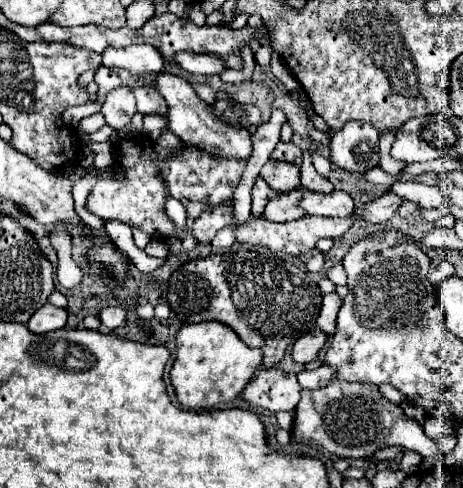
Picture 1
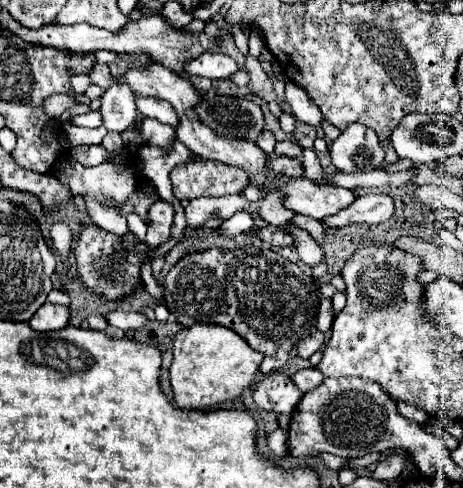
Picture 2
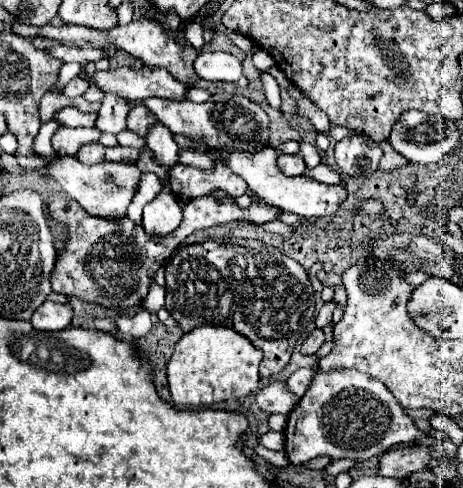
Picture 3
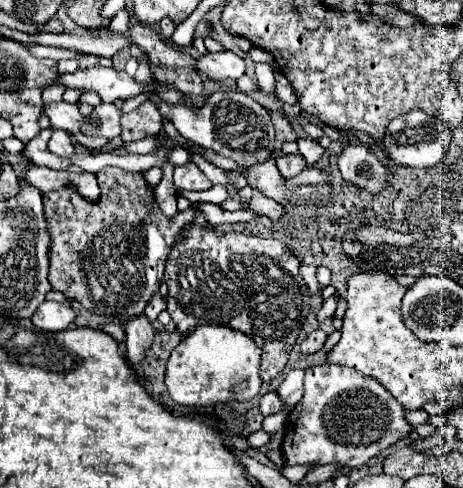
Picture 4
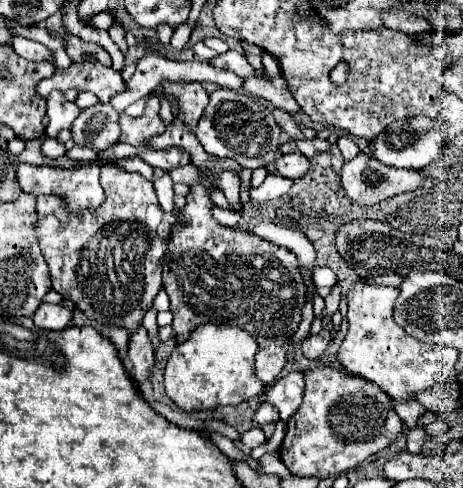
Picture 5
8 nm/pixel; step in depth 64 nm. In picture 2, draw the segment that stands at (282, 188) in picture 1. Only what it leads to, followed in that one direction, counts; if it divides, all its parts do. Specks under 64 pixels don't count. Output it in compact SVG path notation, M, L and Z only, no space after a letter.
M272 154L268 168L272 172L284 174L284 176L302 176L304 174L300 158L288 158L288 156L278 156L278 154Z

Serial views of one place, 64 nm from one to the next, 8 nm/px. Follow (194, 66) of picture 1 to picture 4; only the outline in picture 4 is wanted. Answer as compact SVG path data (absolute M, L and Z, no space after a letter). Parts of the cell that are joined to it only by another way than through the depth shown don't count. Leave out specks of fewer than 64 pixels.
M224 50L224 52L216 52L216 54L210 52L202 58L198 58L196 68L212 80L220 80L224 76L238 80L246 72L246 62L238 54Z

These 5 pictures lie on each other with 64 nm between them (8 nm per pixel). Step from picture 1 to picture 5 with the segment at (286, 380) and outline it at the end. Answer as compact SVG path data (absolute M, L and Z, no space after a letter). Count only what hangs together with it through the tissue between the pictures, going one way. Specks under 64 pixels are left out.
M270 404L260 406L260 408L256 410L256 414L252 416L252 424L254 424L256 428L264 428L266 424L274 424L274 422L278 422L278 420L280 420L280 416L278 416L276 408L272 408Z

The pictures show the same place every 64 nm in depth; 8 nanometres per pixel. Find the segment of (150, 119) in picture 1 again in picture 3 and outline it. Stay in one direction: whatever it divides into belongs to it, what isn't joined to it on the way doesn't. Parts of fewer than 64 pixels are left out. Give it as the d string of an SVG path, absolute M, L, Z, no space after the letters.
M155 124L147 137L149 137L149 146L154 146L152 151L156 161L170 171L178 162L179 150L172 132L162 124Z

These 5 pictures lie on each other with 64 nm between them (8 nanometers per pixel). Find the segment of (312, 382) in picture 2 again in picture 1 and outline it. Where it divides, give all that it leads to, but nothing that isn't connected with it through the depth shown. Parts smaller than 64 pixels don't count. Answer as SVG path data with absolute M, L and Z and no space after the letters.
M320 366L316 370L302 370L296 374L296 378L302 388L314 390L314 388L324 388L328 384L328 380L334 378L334 372L328 366Z

